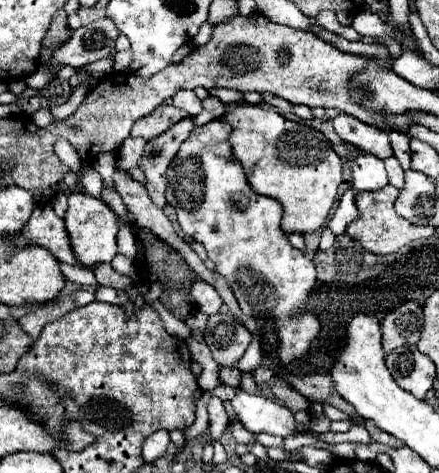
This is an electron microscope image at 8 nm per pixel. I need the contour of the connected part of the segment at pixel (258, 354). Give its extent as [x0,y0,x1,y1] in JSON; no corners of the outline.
[237,338,263,372]

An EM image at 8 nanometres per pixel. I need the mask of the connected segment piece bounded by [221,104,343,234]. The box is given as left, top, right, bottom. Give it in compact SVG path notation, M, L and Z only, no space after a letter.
M251 104L225 112L221 120L233 126L229 136L233 156L243 164L251 188L257 194L265 194L281 202L283 232L305 234L321 228L329 218L339 184L343 182L341 158L327 136L315 128L287 120L273 110Z

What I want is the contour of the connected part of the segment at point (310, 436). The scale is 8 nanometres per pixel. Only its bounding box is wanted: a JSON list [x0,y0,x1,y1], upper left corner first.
[283,432,331,452]

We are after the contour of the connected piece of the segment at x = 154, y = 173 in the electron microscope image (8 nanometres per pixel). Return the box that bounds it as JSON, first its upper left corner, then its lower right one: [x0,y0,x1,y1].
[141,118,193,206]

